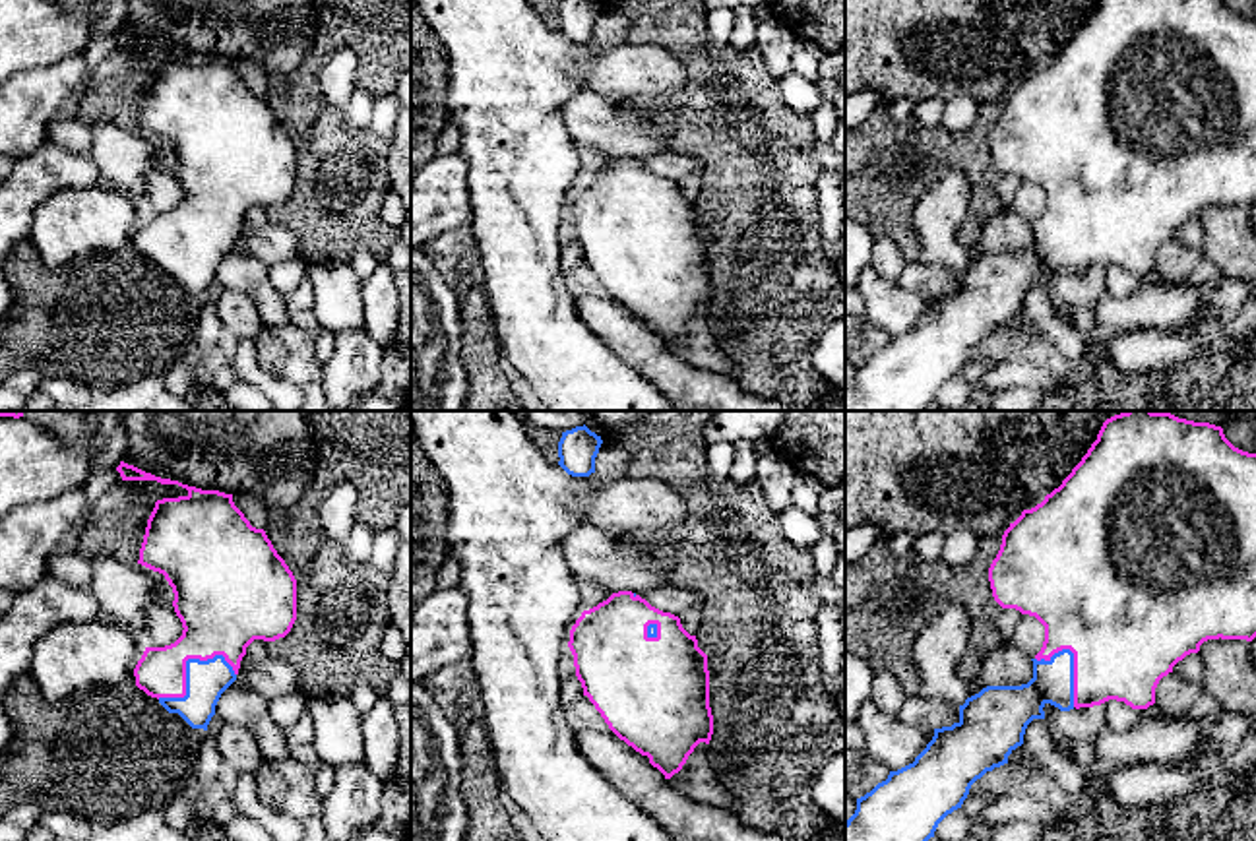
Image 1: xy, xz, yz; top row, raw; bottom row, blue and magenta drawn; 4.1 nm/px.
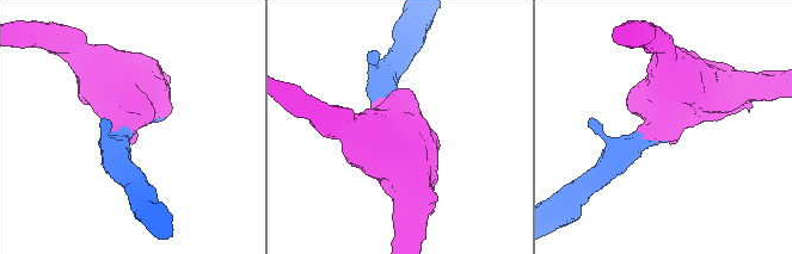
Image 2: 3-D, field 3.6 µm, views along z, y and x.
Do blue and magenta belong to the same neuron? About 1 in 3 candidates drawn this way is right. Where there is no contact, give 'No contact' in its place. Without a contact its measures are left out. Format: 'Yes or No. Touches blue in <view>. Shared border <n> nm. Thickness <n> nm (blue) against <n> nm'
Yes. Touches blue in xy. Shared border 340 nm. Thickness 170 nm (blue) against 320 nm

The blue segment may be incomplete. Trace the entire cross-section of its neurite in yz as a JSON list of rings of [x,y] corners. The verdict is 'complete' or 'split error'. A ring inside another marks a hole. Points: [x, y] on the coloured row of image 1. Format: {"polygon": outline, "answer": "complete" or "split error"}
{"polygon": [[[1126,411],[1107,419],[1082,461],[1062,481],[1058,488],[1045,496],[1041,504],[1023,510],[1002,535],[1002,545],[989,568],[989,581],[994,601],[1002,608],[1016,608],[1035,616],[1045,626],[1045,641],[1033,661],[1033,678],[1021,686],[987,686],[959,705],[959,721],[952,727],[934,729],[932,740],[913,763],[890,771],[888,779],[870,793],[857,798],[855,814],[845,822],[845,841],[928,841],[938,824],[961,808],[971,785],[987,771],[1008,763],[1008,756],[1023,744],[1023,734],[1033,719],[1045,719],[1047,703],[1060,711],[1093,707],[1109,700],[1124,701],[1132,709],[1147,709],[1155,703],[1155,688],[1173,667],[1190,653],[1198,653],[1208,639],[1246,639],[1256,638],[1256,453],[1235,448],[1221,426],[1178,419],[1171,413]]], "answer": "split error"}

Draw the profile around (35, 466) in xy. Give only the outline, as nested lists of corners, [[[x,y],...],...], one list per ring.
[[[91,411],[83,417],[83,436],[78,442],[23,417],[0,417],[0,519],[16,508],[83,488],[91,475],[89,455],[99,442],[101,422]]]

